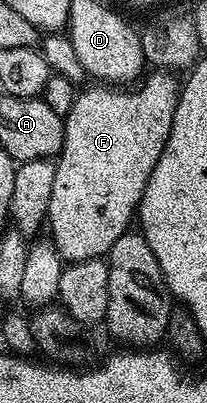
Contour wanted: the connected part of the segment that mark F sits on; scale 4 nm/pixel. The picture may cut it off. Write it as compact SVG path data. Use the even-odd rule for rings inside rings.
M160 68L154 69L149 73L146 73L140 81L130 85L128 88L122 88L117 84L86 85L84 89L76 95L74 103L71 104L69 114L64 115L65 135L63 136L59 157L55 162L55 184L51 188L51 204L49 205L47 230L53 233L50 234L51 241L57 245L57 250L66 263L82 262L88 258L105 258L109 250L115 244L115 240L119 240L119 236L123 236L130 229L129 221L131 221L132 218L134 221L135 215L138 213L141 205L141 197L147 188L147 180L151 176L151 172L155 168L155 164L159 160L159 156L163 152L163 148L169 139L171 124L175 116L175 108L177 107L177 95L179 93L179 78L176 73Z

